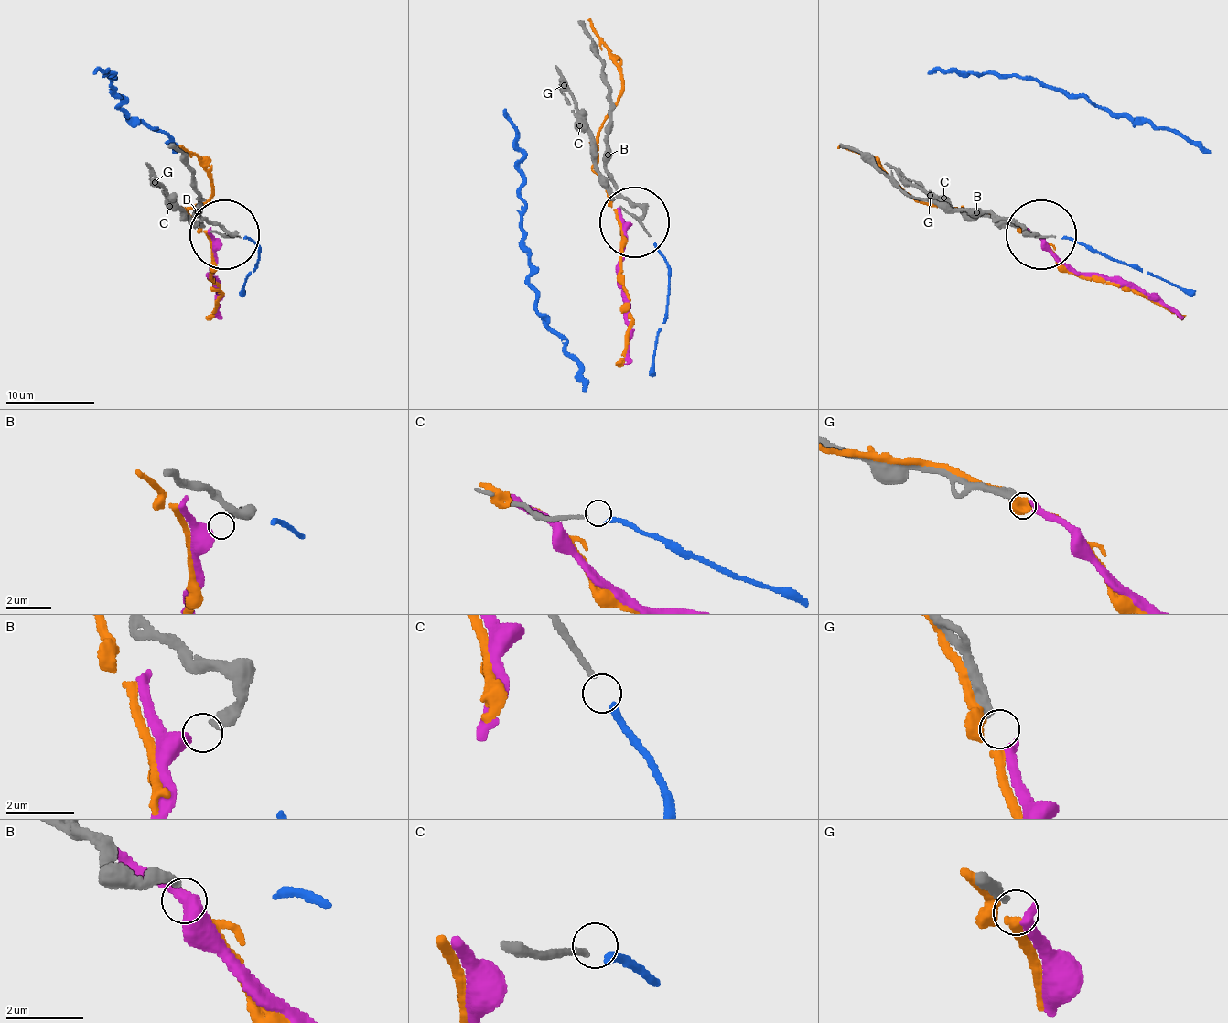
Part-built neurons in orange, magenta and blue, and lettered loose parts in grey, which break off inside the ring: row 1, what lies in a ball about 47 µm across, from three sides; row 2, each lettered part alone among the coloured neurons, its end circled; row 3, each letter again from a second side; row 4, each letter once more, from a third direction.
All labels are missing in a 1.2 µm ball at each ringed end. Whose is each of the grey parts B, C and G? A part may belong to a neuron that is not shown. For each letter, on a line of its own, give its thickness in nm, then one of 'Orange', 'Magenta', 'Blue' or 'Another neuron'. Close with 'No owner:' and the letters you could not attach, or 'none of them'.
B: Thickness 320 nm. Another neuron
C: Thickness 150 nm. Blue
G: Thickness 320 nm. Magenta
No owner: B

